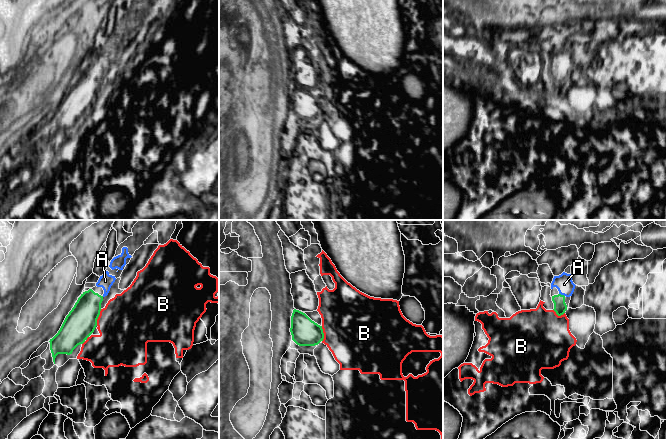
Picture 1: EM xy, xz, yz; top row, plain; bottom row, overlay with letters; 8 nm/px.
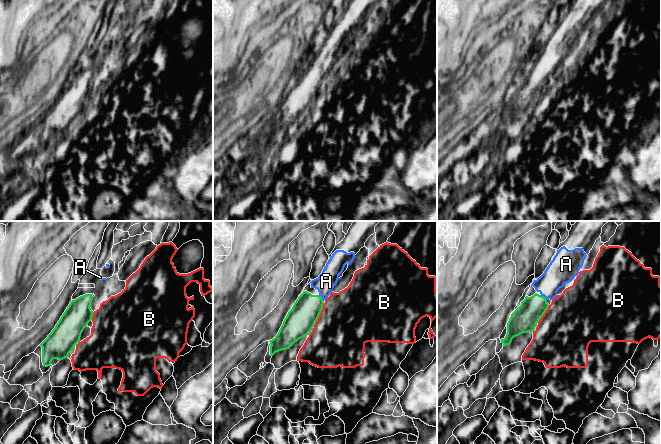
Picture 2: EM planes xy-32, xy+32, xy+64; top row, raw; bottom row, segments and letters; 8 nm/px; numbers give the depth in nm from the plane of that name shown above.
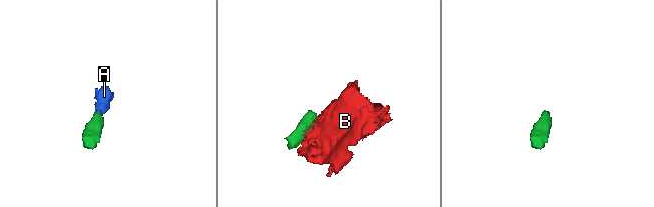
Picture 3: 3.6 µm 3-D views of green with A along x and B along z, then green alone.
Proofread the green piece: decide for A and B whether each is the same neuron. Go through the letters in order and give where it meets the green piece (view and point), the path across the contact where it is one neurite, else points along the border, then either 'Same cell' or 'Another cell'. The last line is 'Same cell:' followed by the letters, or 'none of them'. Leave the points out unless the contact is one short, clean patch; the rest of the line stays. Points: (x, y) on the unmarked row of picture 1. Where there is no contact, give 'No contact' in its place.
A: Touches green at yz (562, 71). Path across: yz (560, 83), (562, 71), (564, 60). Same cell
B: Touches green at xy (98, 92). Another cell
Same cell: A

